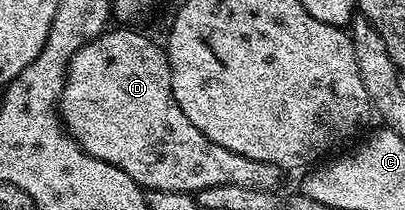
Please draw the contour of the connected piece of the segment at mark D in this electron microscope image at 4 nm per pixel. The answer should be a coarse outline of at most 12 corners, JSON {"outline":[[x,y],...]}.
{"outline":[[132,27],[71,58],[59,101],[88,156],[139,187],[280,189],[283,169],[179,110]]}

